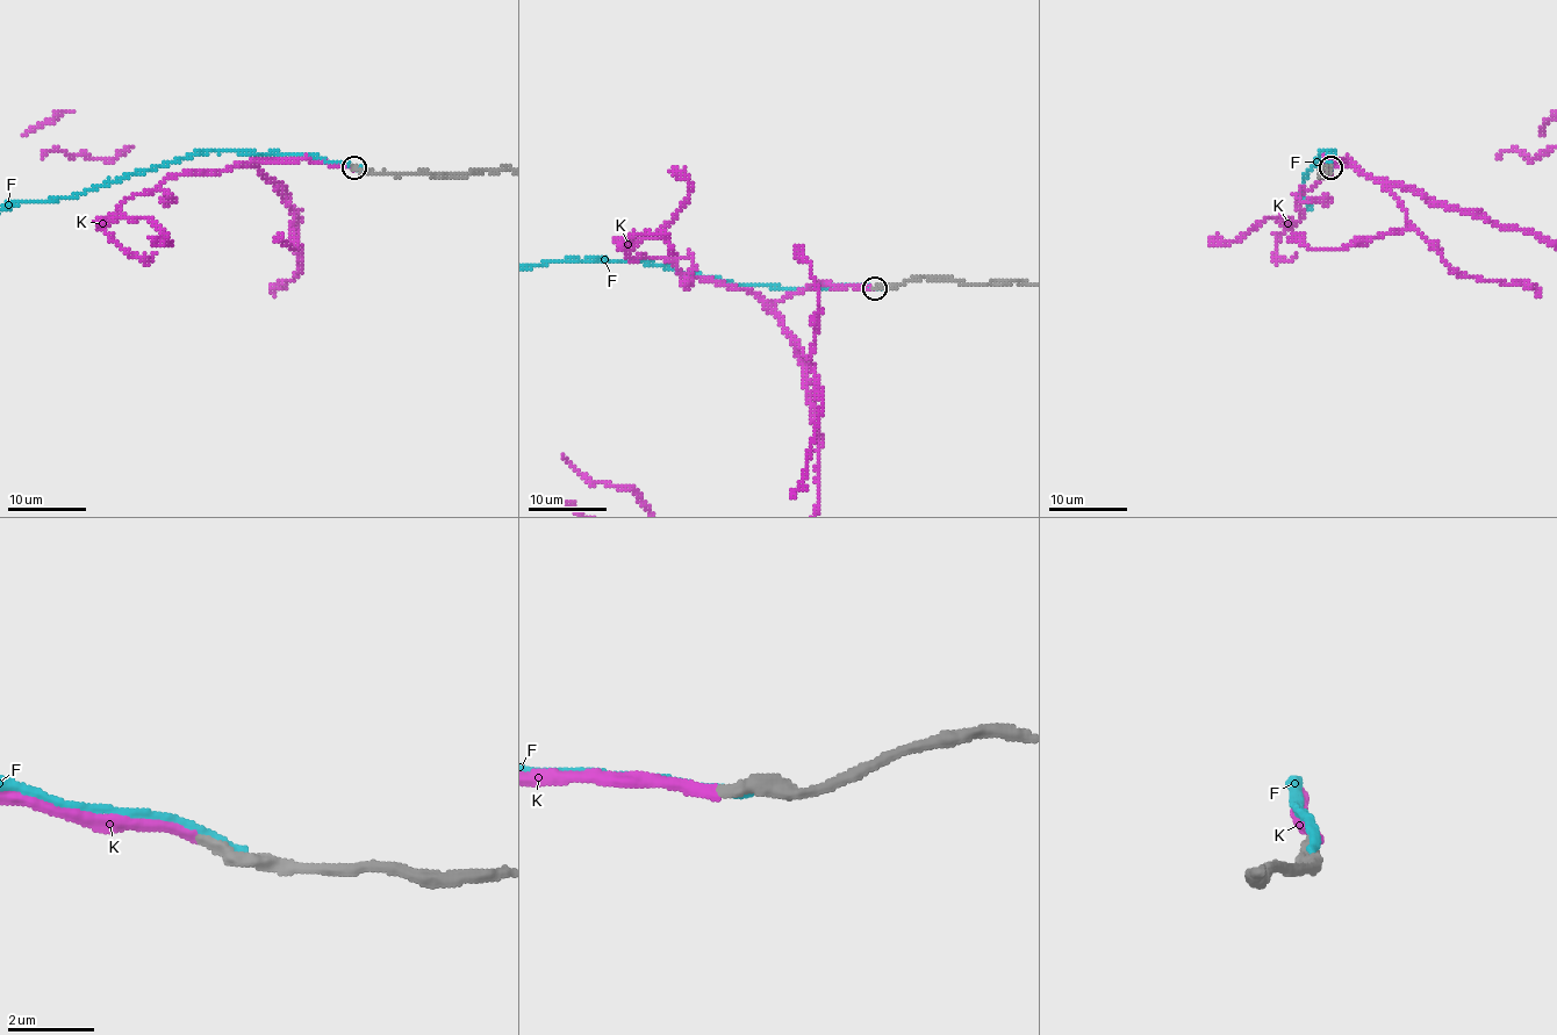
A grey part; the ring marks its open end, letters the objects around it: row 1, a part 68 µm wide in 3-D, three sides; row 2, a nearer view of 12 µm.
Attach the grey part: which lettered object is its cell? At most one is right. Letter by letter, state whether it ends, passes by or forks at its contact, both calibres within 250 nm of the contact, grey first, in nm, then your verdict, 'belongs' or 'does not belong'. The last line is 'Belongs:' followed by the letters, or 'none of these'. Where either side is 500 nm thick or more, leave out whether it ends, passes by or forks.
F: it ends | 400/240 nm | does not belong
K: it ends | 280/240 nm | belongs
Belongs: K

